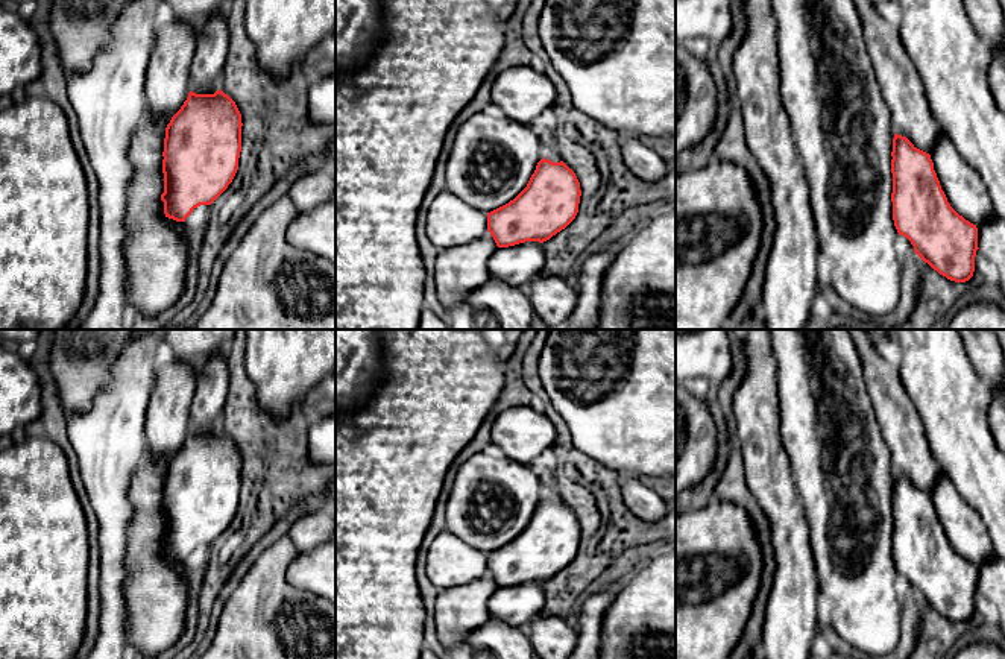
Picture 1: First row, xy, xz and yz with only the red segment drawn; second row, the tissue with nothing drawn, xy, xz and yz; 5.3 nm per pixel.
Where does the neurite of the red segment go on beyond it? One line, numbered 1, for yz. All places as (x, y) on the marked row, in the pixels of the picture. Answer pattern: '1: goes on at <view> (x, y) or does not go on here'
1: does not go on here

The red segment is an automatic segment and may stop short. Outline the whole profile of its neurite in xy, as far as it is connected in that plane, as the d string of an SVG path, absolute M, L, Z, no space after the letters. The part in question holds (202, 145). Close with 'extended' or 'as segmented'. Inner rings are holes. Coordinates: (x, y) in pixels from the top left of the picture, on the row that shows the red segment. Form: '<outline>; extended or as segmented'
M222 90L214 94L188 93L165 128L161 194L165 217L185 222L194 208L211 205L228 188L238 170L241 126L235 102Z; as segmented

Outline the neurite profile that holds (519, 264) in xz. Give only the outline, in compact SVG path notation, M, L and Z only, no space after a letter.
M525 241L509 248L496 248L487 260L492 278L499 278L515 287L527 287L539 276L545 264L542 243Z

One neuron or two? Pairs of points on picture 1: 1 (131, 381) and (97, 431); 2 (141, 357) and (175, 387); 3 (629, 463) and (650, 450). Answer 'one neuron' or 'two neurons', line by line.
1: one neuron
2: two neurons
3: one neuron

